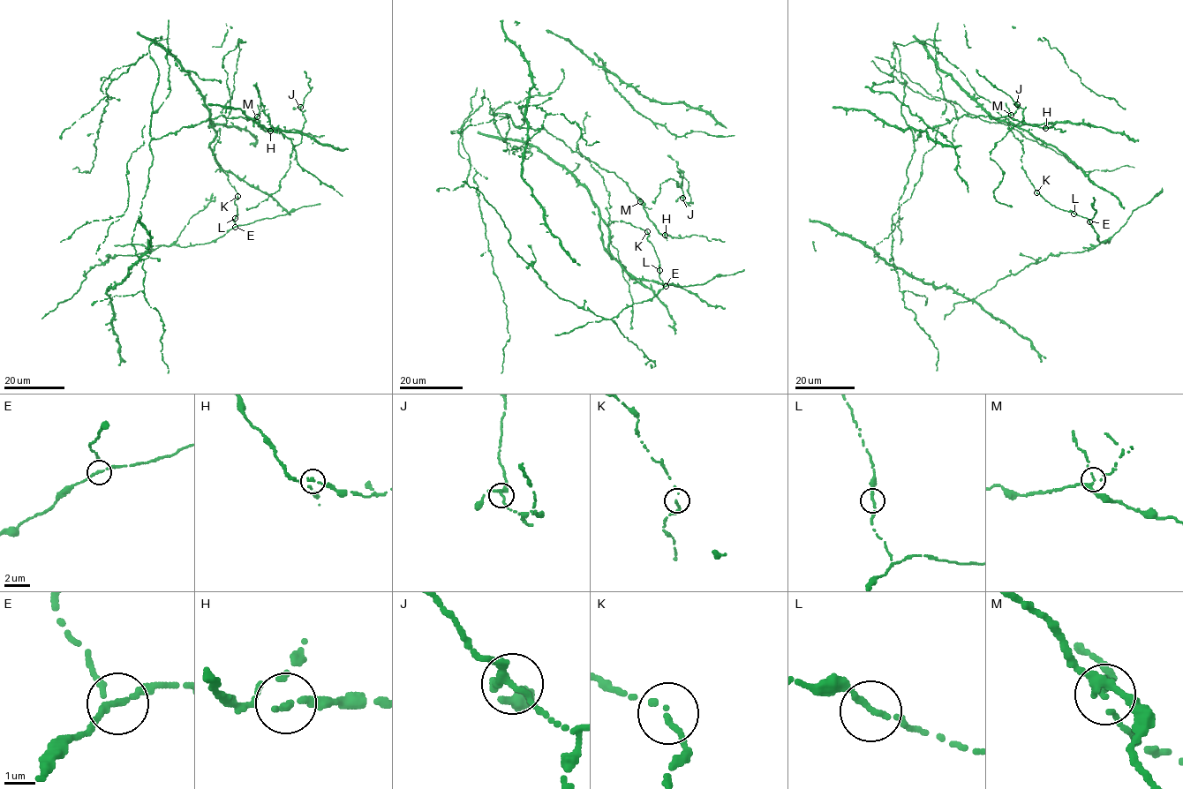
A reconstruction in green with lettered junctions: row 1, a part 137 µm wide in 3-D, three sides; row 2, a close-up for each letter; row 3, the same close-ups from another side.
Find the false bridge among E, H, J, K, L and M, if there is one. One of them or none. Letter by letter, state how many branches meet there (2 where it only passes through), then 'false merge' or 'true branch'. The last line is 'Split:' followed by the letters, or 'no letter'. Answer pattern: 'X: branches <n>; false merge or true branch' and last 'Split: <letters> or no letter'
E: branches 3; false merge
H: branches 3; true branch
J: branches 3; true branch
K: branches 2; true branch
L: branches 2; true branch
M: branches 3; true branch
Split: E

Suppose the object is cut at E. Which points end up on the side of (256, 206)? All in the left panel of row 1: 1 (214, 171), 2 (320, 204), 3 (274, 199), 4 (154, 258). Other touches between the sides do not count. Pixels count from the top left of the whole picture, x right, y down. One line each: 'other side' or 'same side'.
1: same side
2: other side
3: same side
4: same side

